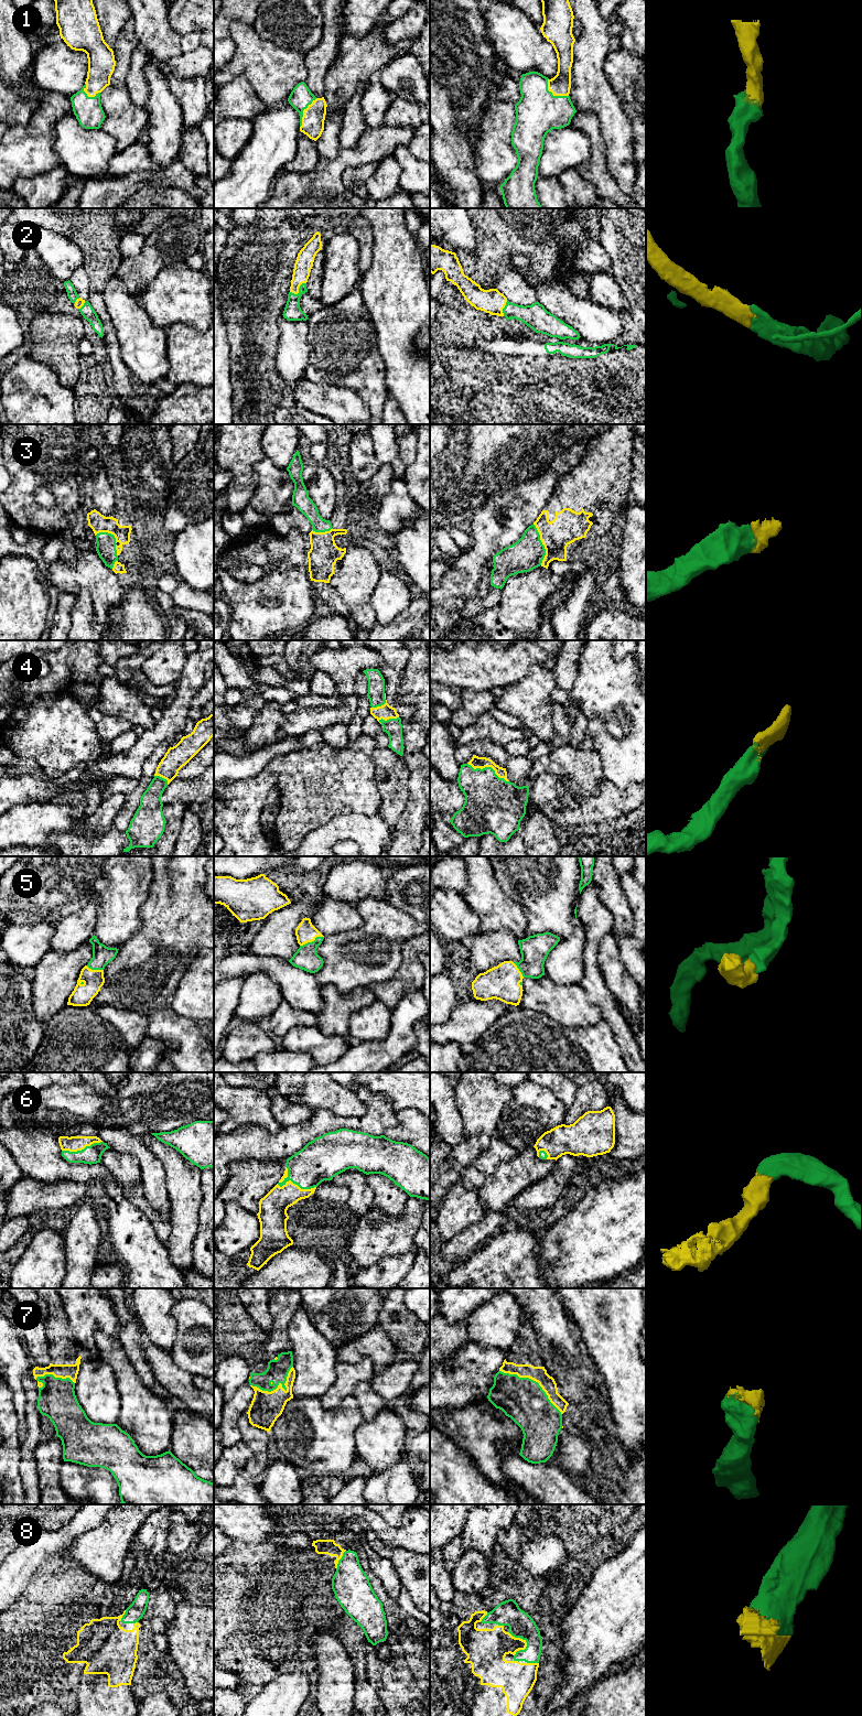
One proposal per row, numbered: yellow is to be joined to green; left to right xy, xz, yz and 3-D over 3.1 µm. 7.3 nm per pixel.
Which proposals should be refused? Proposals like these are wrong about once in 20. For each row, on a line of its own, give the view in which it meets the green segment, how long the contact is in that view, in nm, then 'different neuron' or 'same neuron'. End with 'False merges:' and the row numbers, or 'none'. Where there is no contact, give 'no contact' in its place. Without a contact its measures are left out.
1: meets green in yz; contact 200 nm long; same neuron
2: meets green in xz; contact 140 nm long; same neuron
3: meets green in yz; contact 300 nm long; same neuron
4: meets green in yz; contact 340 nm long; same neuron
5: meets green in xz; contact 190 nm long; same neuron
6: meets green in xz; contact 280 nm long; same neuron
7: meets green in yz; contact 550 nm long; same neuron
8: meets green in yz; contact 190 nm long; same neuron
False merges: none

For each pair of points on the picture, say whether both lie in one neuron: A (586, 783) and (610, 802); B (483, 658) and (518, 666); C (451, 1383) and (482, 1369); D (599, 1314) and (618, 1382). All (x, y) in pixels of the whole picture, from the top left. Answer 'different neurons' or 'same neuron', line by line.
A: different neurons
B: same neuron
C: same neuron
D: same neuron

